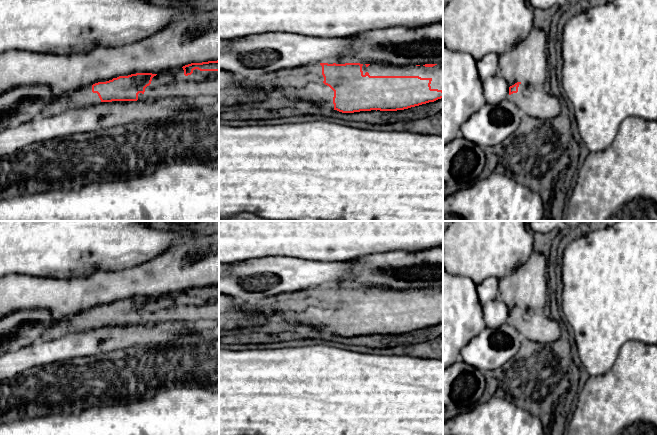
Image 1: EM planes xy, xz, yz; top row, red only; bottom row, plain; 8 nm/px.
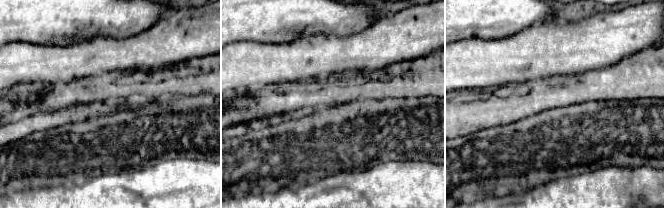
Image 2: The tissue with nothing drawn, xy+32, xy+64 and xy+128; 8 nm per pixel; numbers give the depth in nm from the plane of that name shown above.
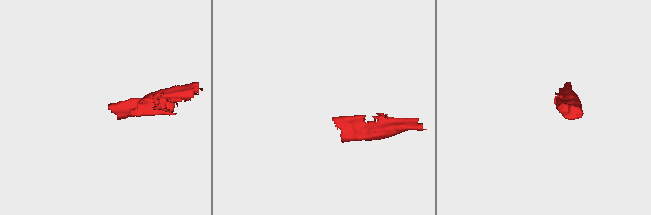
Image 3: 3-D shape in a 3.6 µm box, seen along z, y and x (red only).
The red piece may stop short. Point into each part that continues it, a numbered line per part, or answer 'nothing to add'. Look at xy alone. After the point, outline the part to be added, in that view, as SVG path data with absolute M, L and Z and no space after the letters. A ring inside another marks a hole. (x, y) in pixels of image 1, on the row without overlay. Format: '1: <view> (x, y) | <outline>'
1: xy (172, 308) | M182 291L166 294L152 302L151 308L145 312L145 316L138 318L138 324L211 324L219 325L219 295L193 294L191 299L185 300Z
2: xy (82, 321) | M86 310L73 316L60 317L48 338L62 336L70 331L78 332L99 327L101 324L97 317L92 316L92 310Z

